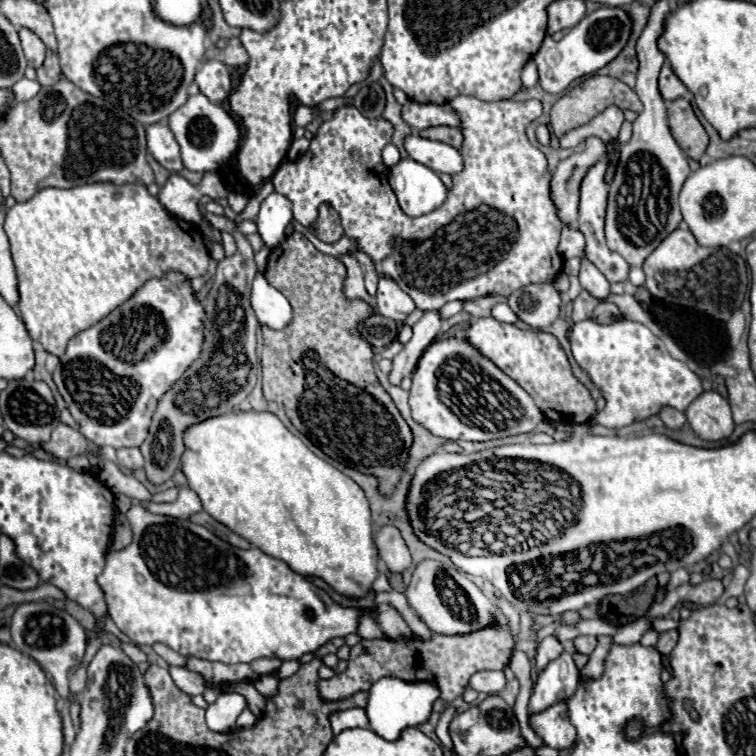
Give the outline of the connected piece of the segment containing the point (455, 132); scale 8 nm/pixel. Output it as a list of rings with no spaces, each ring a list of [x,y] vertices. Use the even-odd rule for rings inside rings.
[[[430,127],[430,129],[422,129],[420,135],[426,137],[426,139],[448,143],[448,145],[452,145],[456,149],[460,149],[460,145],[464,141],[462,131],[460,129],[454,129],[454,127]]]

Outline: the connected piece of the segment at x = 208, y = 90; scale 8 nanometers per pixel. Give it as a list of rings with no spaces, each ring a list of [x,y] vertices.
[[[218,59],[204,61],[202,67],[196,71],[194,83],[198,85],[202,95],[212,99],[212,103],[222,103],[230,95],[230,89],[232,89],[230,87],[230,71]]]

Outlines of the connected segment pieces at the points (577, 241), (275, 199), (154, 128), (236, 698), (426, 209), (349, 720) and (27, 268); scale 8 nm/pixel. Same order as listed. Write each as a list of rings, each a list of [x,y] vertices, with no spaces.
[[[564,227],[558,244],[558,253],[564,259],[570,259],[570,257],[580,257],[582,249],[584,249],[584,235],[580,235],[578,229]]]
[[[270,193],[260,203],[260,213],[256,217],[258,233],[266,247],[276,247],[286,239],[286,227],[292,223],[292,203],[280,195]]]
[[[154,123],[146,127],[146,147],[152,153],[152,157],[168,171],[178,173],[184,169],[178,143],[166,123]]]
[[[230,691],[230,693],[220,693],[220,697],[206,709],[206,725],[212,731],[226,733],[236,729],[236,719],[246,709],[246,699],[244,695]]]
[[[414,159],[398,161],[388,171],[388,183],[406,215],[420,217],[432,213],[446,199],[446,187],[440,177]]]
[[[360,707],[334,711],[330,715],[330,725],[332,725],[334,735],[338,735],[340,731],[350,729],[350,727],[368,727],[368,717],[364,715],[364,709],[360,709]]]
[[[88,183],[72,189],[46,187],[32,199],[16,203],[6,213],[4,231],[10,239],[10,251],[18,273],[20,317],[30,337],[60,357],[66,343],[80,331],[104,319],[110,311],[128,301],[148,279],[168,271],[182,273],[188,281],[206,275],[210,253],[198,225],[170,215],[142,183]]]

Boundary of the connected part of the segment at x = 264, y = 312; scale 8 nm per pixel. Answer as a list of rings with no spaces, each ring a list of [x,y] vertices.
[[[258,273],[252,283],[250,305],[258,321],[270,329],[284,329],[292,321],[292,307],[288,299],[278,289],[274,289],[262,273]]]

